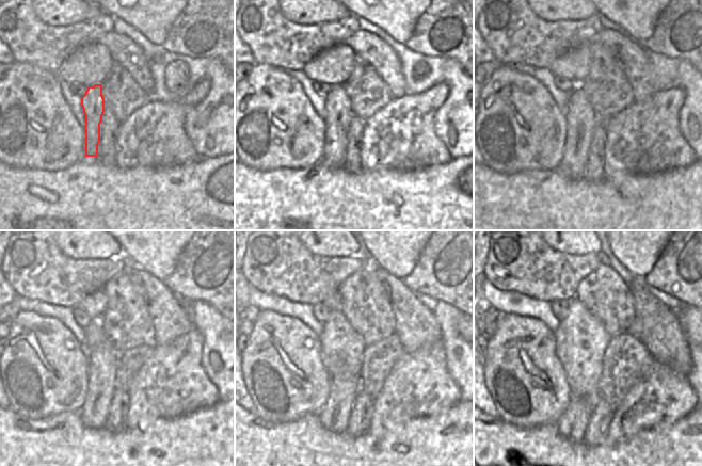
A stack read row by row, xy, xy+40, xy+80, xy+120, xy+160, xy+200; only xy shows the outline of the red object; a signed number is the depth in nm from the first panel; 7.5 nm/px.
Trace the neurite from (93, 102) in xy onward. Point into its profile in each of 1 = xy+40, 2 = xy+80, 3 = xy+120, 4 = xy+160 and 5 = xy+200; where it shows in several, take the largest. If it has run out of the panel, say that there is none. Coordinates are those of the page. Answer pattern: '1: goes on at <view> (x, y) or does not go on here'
1: goes on at xy+40 (338, 112)
2: goes on at xy+80 (580, 118)
3: goes on at xy+120 (102, 359)
4: goes on at xy+160 (334, 416)
5: goes on at xy+200 (573, 422)

